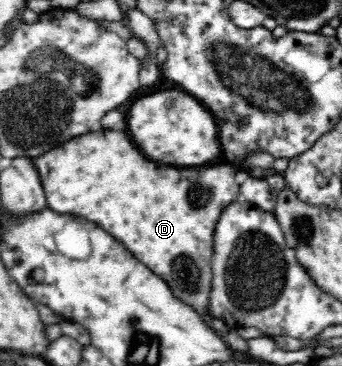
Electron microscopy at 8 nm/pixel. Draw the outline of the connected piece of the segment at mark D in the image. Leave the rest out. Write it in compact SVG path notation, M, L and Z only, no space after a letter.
M101 130L85 134L57 146L41 156L33 157L33 165L41 177L48 207L59 214L83 216L97 222L115 240L127 246L127 250L141 260L149 270L160 276L172 290L175 298L192 306L209 320L209 294L213 278L213 232L221 213L238 200L240 184L235 181L238 167L201 166L201 168L163 168L149 162L133 146L131 138L123 132Z

